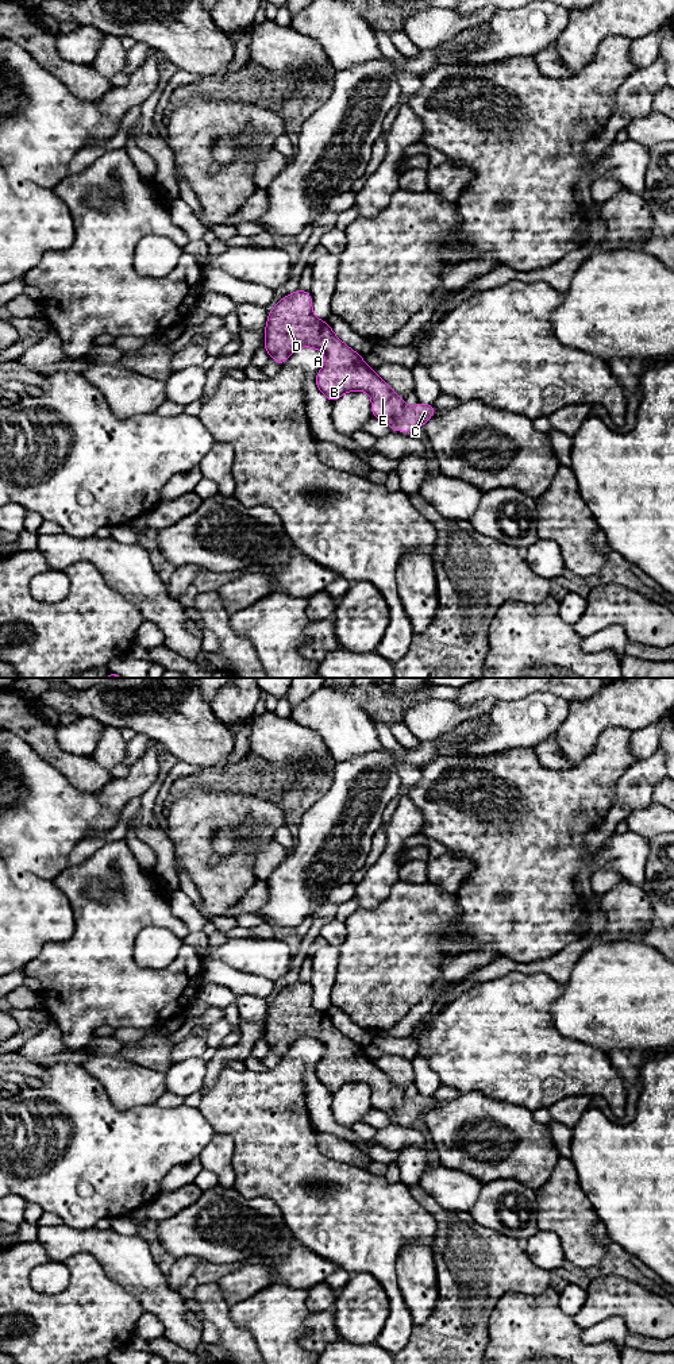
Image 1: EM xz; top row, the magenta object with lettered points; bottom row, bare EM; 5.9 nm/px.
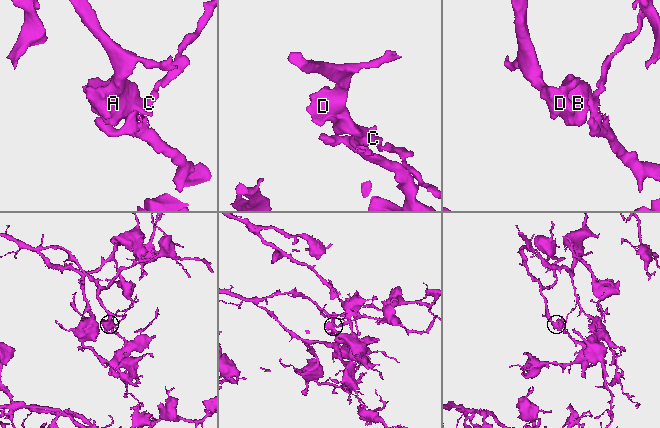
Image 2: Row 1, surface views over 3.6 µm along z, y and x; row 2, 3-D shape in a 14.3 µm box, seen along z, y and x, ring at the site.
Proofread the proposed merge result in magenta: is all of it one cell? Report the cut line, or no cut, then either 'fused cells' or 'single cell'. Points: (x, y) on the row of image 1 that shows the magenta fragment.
no cut; single cell

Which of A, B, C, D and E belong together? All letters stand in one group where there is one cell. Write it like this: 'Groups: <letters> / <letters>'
Groups: A B C D E

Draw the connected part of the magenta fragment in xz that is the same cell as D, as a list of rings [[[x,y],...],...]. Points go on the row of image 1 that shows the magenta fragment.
[[[296,290],[282,300],[269,312],[265,330],[265,350],[281,366],[297,347],[313,347],[324,352],[323,369],[315,375],[316,386],[332,402],[342,394],[353,390],[367,392],[371,397],[373,417],[386,421],[392,432],[404,429],[404,435],[412,435],[419,427],[435,415],[436,408],[417,402],[407,406],[404,398],[397,396],[389,385],[363,361],[353,348],[346,346],[331,330],[327,321],[319,320],[312,312],[312,296],[309,292]]]

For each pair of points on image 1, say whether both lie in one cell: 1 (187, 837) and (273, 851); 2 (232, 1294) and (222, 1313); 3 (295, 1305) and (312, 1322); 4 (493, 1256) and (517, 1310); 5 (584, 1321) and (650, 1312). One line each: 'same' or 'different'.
1: different
2: different
3: different
4: different
5: same

